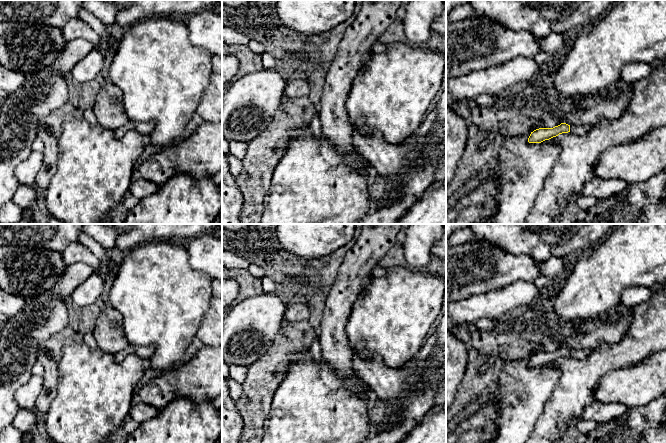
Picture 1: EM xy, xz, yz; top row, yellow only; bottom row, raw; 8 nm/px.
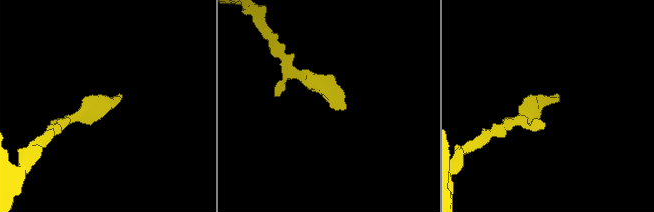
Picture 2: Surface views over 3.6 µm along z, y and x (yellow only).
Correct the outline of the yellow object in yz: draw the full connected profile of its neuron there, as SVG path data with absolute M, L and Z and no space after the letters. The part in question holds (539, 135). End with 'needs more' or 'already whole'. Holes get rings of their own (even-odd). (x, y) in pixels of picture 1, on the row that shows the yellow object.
M561 123L553 128L539 128L531 132L528 142L529 143L541 143L545 140L549 140L562 133L571 132L573 134L581 135L588 131L590 126L587 125L568 125Z; needs more

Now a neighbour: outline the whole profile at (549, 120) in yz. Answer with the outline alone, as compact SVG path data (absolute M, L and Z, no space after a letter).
M546 113L541 117L541 124L531 132L539 128L553 128L560 124L561 120L559 117L555 116L553 113Z

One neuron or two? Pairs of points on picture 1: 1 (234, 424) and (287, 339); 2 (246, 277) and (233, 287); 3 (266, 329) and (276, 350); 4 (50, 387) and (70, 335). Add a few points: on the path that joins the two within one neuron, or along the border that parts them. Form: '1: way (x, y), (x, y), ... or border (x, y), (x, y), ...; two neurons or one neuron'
1: border (235, 403), (242, 422), (242, 432); two neurons
2: border (232, 278), (239, 285), (238, 294), (232, 302); two neurons
3: border (284, 322), (271, 345), (257, 360); two neurons
4: way (50, 374), (50, 353), (57, 346); one neuron

